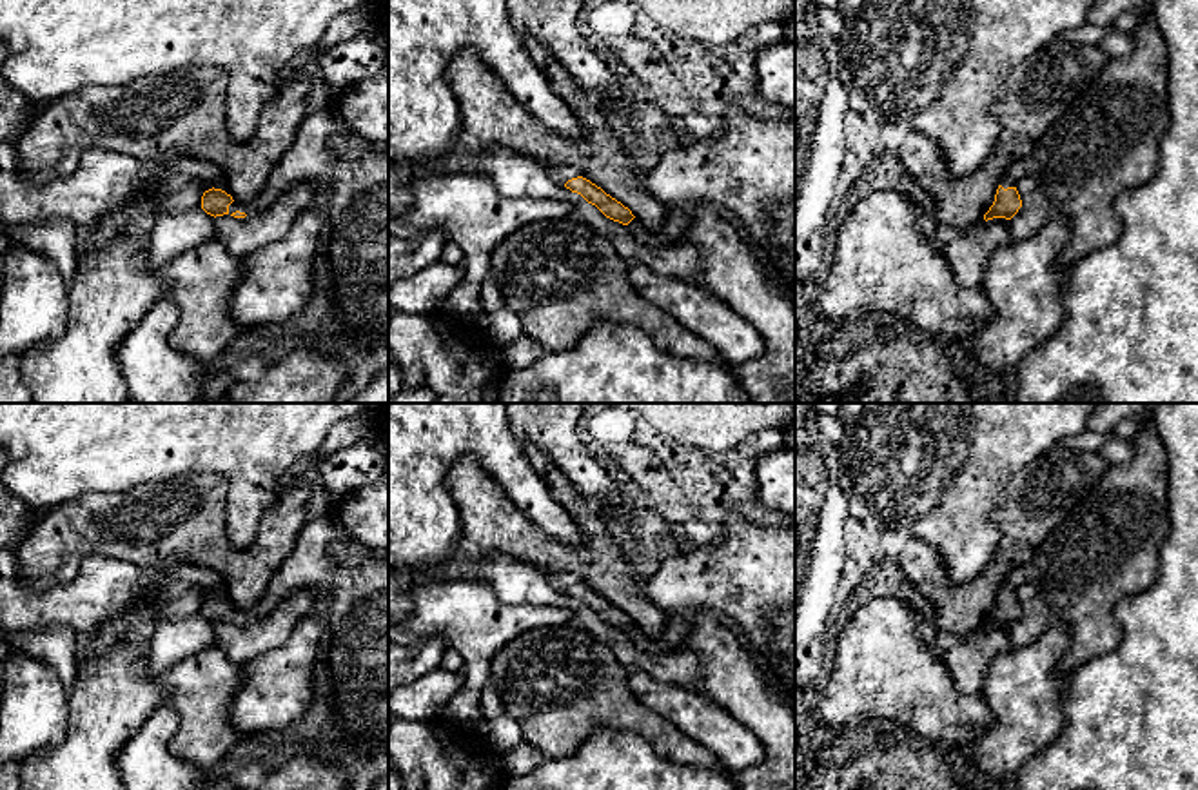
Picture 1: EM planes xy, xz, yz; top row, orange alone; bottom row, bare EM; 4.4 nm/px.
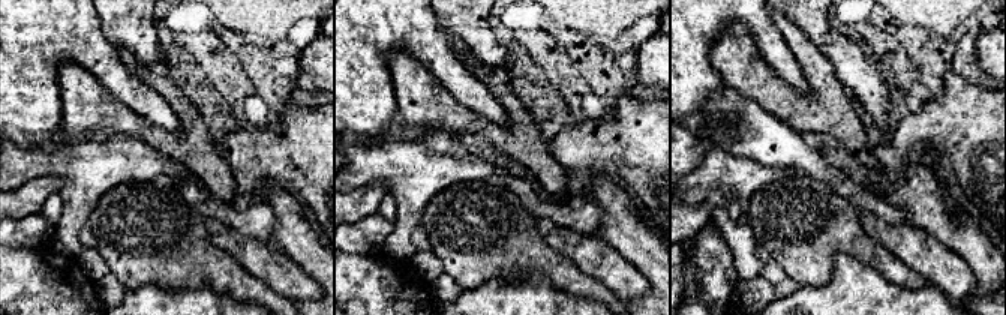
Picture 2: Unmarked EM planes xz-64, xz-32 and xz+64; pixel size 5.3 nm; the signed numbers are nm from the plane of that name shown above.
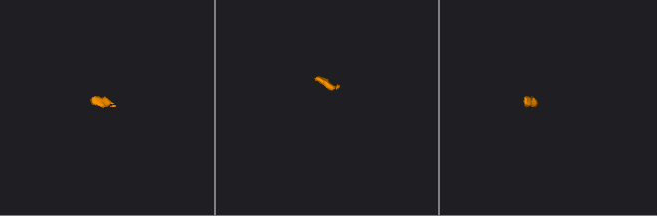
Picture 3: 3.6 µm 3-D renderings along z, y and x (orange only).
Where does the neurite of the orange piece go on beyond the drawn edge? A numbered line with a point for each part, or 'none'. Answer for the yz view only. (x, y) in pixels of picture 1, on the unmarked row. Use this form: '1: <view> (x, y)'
1: yz (1017, 576)

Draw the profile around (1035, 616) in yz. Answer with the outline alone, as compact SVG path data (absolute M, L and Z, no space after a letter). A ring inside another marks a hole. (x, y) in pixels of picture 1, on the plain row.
M1027 579L1015 594L1020 601L1022 614L1009 627L1009 643L1011 648L1020 648L1036 641L1053 621L1053 616L1036 581Z

